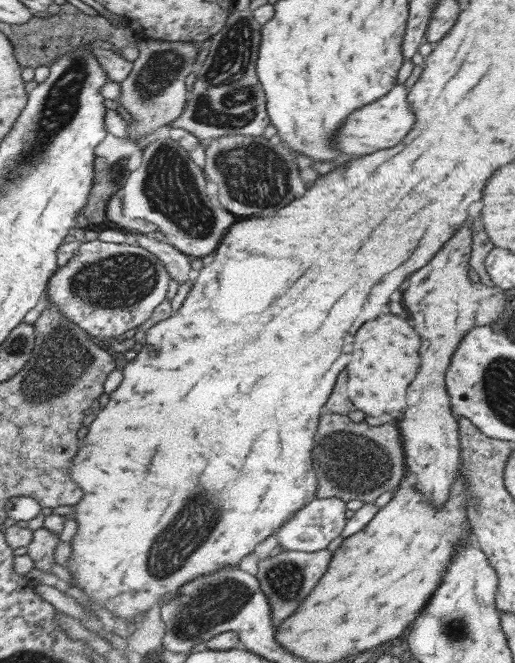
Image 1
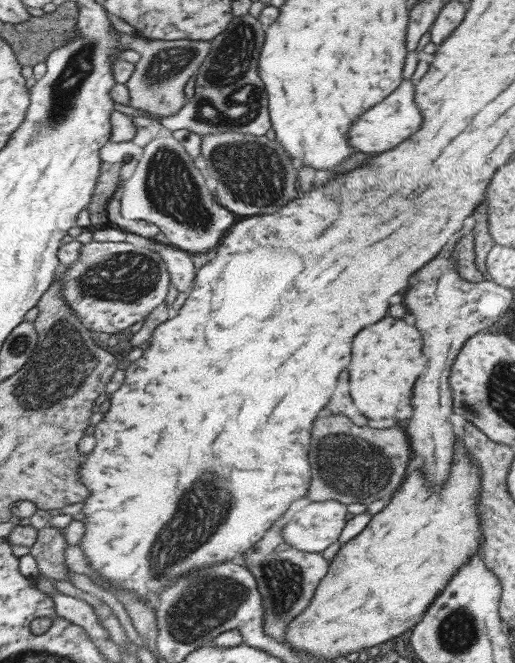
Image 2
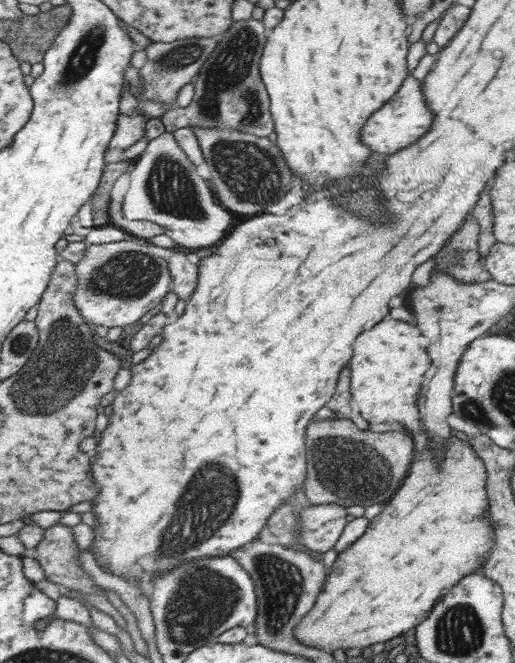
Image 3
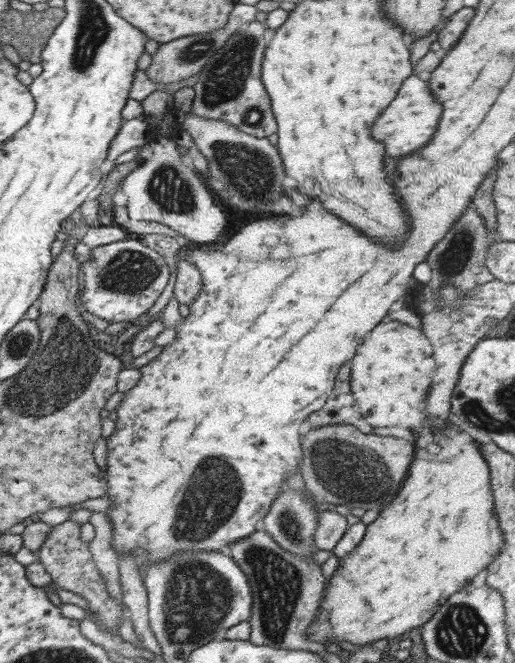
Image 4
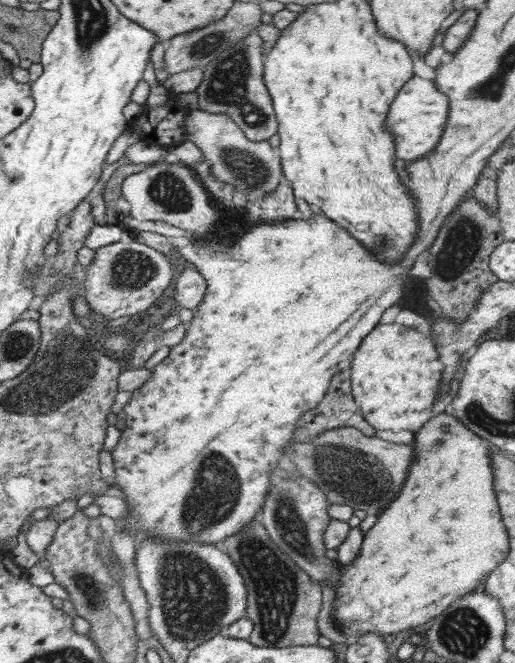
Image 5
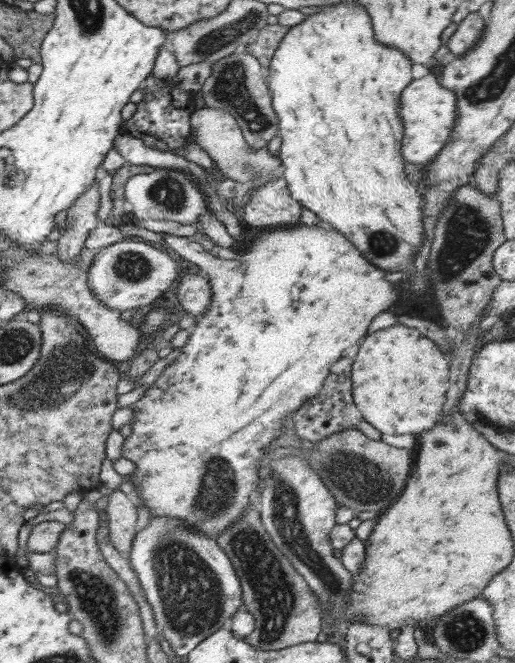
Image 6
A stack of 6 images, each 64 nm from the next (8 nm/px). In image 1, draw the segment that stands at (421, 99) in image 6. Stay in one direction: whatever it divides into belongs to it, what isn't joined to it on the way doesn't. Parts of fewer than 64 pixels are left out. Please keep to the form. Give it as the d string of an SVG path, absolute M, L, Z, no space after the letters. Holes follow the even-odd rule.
M399 84L395 86L395 90L385 94L381 100L359 108L359 112L351 114L343 130L335 136L335 146L343 150L345 154L355 154L355 156L367 156L367 154L375 154L379 150L397 146L415 124L415 114L409 108L407 94L409 90L405 90L405 86Z

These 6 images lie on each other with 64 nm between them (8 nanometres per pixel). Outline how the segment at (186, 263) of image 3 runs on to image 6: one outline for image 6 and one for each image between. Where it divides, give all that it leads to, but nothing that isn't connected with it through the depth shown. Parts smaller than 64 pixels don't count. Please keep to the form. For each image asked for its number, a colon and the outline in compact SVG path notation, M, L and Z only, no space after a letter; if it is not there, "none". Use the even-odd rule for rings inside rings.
4: M189 258L179 260L177 262L175 290L173 290L179 304L193 306L193 302L197 300L201 290L203 290L203 274L197 268L197 264L193 264L193 260L189 260Z
5: M185 268L177 280L175 300L181 308L189 308L191 312L199 312L197 308L203 304L203 300L207 296L207 288L209 288L209 282L197 268L195 270Z
6: M187 274L179 282L177 300L183 306L183 312L191 312L197 318L207 316L207 310L213 304L213 282L205 274Z

